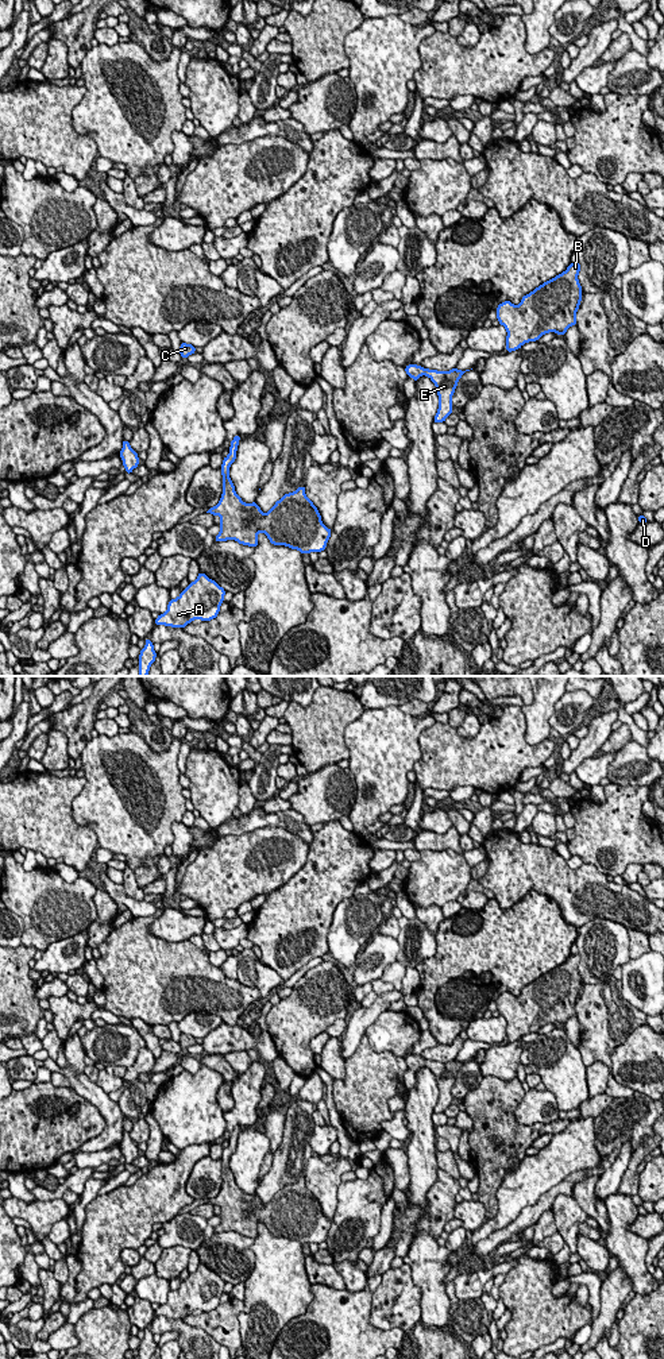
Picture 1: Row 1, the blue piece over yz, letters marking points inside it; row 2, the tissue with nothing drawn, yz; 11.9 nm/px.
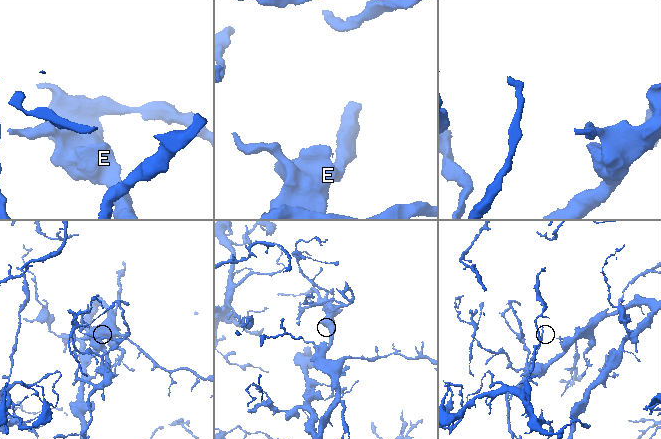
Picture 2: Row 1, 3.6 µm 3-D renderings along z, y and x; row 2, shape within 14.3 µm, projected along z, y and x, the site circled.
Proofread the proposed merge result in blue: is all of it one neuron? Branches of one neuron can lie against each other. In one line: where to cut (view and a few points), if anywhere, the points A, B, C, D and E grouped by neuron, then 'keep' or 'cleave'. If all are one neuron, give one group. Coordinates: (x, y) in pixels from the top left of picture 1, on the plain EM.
cut none; groups A B C D E; keep

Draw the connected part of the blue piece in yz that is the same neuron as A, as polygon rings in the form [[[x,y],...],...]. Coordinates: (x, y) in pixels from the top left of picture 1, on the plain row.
[[[200,1263],[178,1289],[169,1292],[167,1301],[154,1314],[184,1320],[193,1310],[211,1312],[217,1308],[224,1286],[223,1278]]]

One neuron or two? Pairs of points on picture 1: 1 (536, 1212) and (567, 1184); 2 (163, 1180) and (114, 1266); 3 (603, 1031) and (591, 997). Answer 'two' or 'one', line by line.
1: one
2: one
3: one

